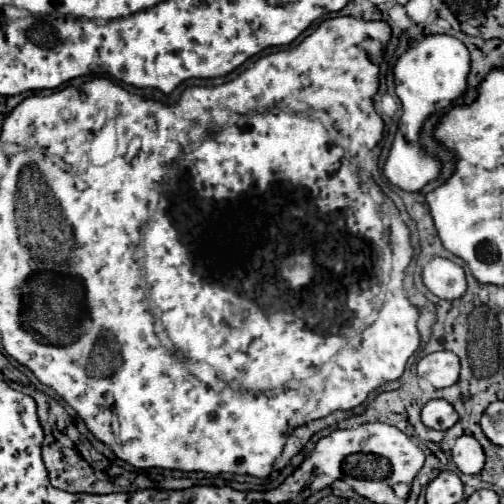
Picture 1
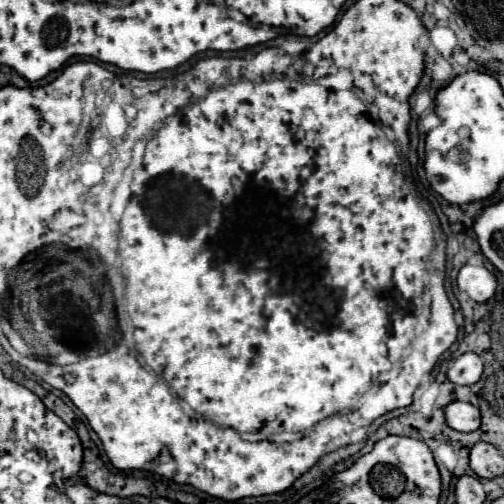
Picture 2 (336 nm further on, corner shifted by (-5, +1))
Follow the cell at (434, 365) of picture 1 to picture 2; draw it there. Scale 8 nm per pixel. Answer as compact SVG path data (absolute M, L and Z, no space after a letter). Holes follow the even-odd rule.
M464 353L448 369L448 379L456 385L474 385L484 371L484 361L476 353Z

